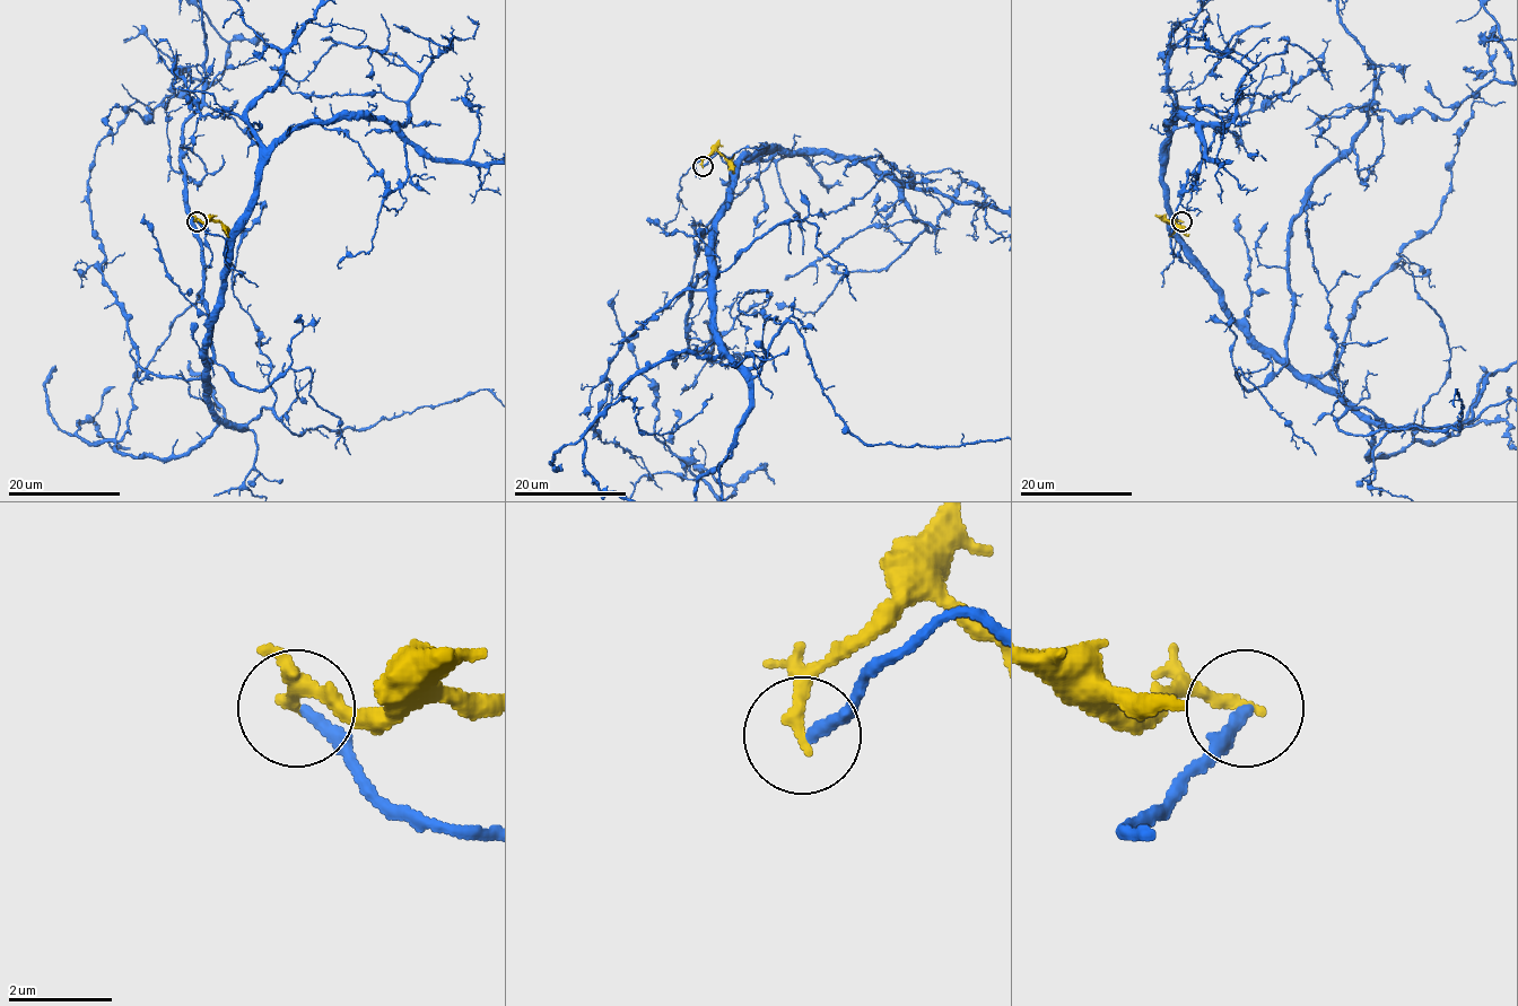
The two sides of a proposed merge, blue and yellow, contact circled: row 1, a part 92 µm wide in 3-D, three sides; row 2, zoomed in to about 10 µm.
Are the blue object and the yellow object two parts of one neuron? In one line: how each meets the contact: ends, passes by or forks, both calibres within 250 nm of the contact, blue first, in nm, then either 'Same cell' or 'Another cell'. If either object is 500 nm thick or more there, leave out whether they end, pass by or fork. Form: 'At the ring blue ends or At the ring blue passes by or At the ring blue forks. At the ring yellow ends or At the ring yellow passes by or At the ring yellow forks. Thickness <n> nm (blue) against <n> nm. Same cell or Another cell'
At the ring blue ends. At the ring yellow ends. Thickness 240 nm (blue) against 240 nm. Another cell

